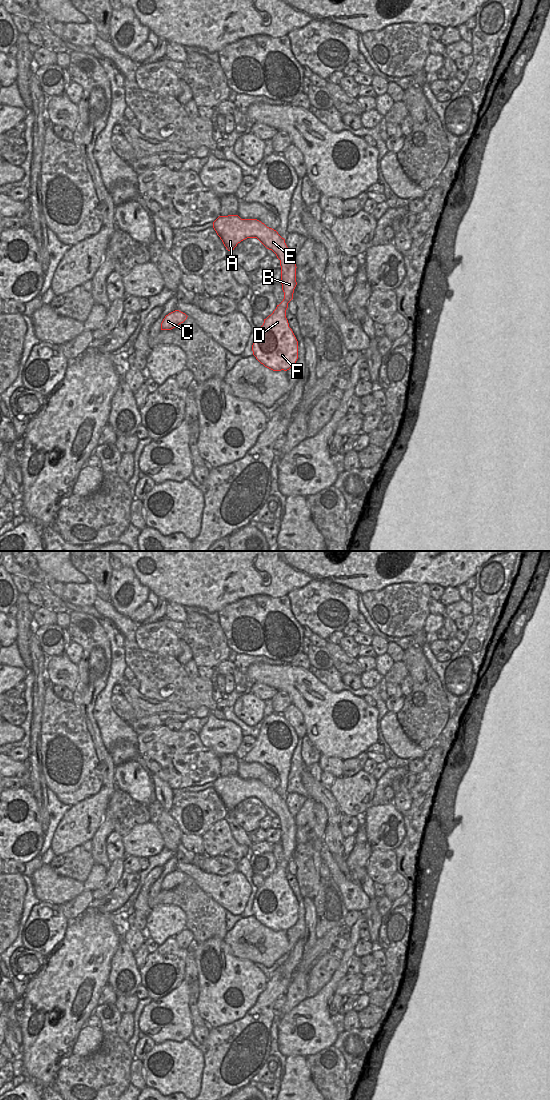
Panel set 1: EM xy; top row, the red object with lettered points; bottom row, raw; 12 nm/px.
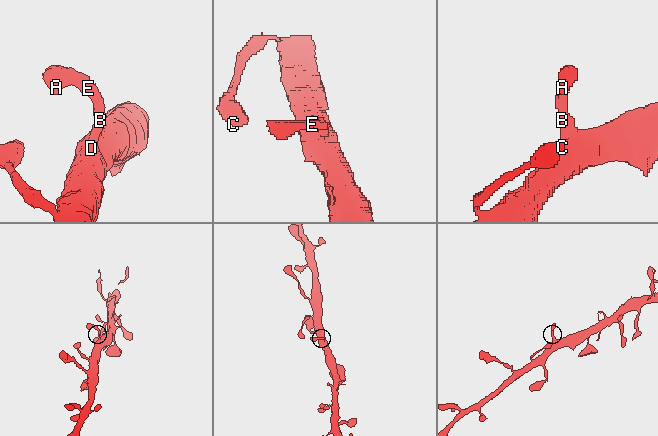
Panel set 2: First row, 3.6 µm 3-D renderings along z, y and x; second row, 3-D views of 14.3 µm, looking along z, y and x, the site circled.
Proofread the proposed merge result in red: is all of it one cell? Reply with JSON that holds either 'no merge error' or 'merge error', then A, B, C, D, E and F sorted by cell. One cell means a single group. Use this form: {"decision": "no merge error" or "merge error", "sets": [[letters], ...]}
{"decision": "no merge error", "sets": [["A", "B", "C", "D", "E", "F"]]}

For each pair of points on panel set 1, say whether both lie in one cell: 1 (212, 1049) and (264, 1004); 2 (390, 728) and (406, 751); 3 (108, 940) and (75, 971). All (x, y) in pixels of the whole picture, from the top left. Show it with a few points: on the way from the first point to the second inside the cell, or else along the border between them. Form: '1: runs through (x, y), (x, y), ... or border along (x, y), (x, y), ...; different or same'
1: runs through (226, 1046), (254, 1018); same
2: runs through (393, 734), (401, 745); same
3: runs through (100, 946), (83, 963); same

